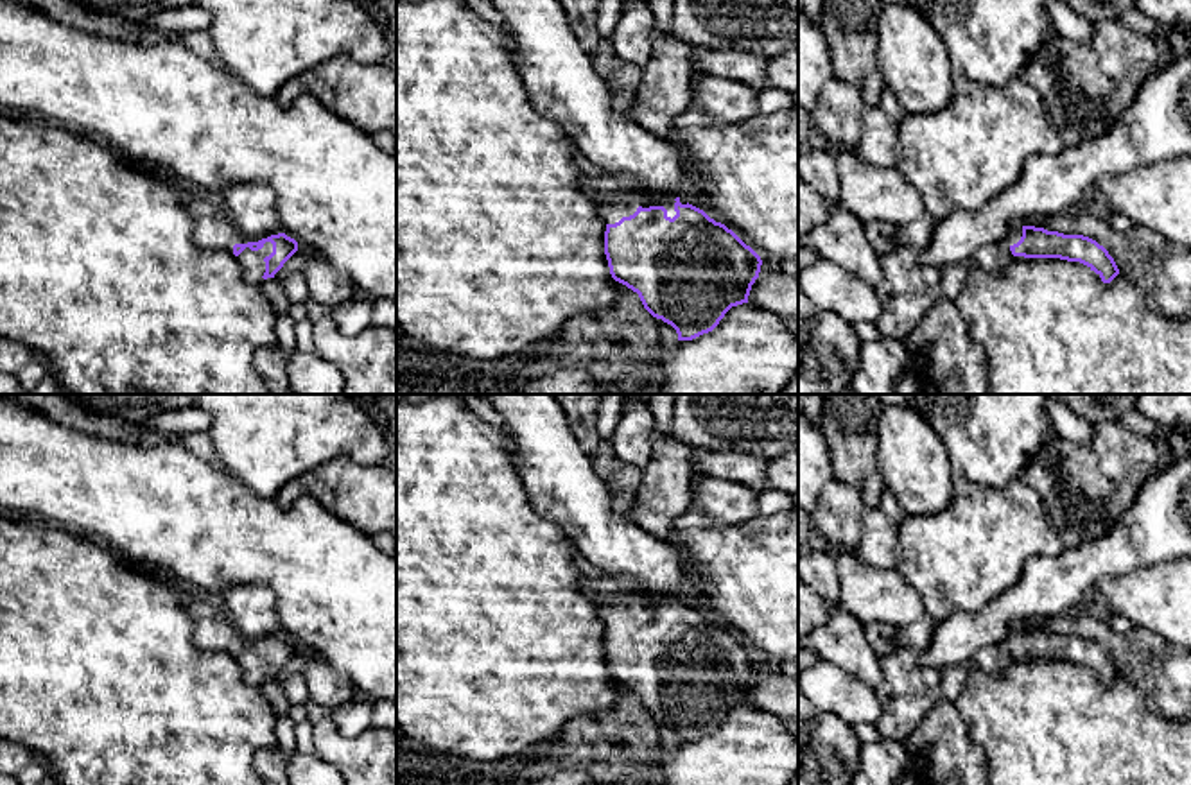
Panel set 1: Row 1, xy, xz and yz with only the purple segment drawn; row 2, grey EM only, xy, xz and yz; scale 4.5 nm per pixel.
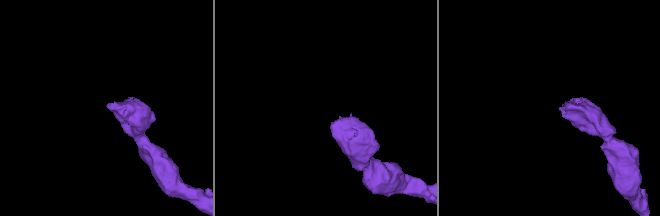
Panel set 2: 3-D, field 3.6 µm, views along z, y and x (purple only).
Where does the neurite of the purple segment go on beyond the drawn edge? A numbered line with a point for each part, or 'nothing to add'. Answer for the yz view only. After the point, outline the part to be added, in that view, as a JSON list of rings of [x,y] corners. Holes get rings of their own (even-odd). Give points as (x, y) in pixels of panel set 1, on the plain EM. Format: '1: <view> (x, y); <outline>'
1: yz (1016, 635); [[[1013,629],[1003,642],[1004,649],[1012,649],[1013,645],[1017,645],[1022,638],[1022,629]]]

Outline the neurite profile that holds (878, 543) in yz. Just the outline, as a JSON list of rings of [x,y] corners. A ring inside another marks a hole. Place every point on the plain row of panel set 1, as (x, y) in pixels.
[[[866,507],[863,513],[861,541],[856,548],[857,557],[872,568],[895,568],[895,547],[899,523],[881,507]]]

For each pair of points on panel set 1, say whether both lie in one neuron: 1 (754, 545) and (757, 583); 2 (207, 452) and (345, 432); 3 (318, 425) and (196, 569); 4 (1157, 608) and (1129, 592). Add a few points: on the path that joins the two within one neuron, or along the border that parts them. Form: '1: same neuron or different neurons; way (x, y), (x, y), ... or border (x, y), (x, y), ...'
1: same neuron; way (757, 554), (757, 574)
2: different neurons; border (207, 432), (219, 463), (228, 474)
3: different neurons; border (228, 474), (255, 493), (273, 499)
4: same neuron; way (1150, 601), (1136, 595)

